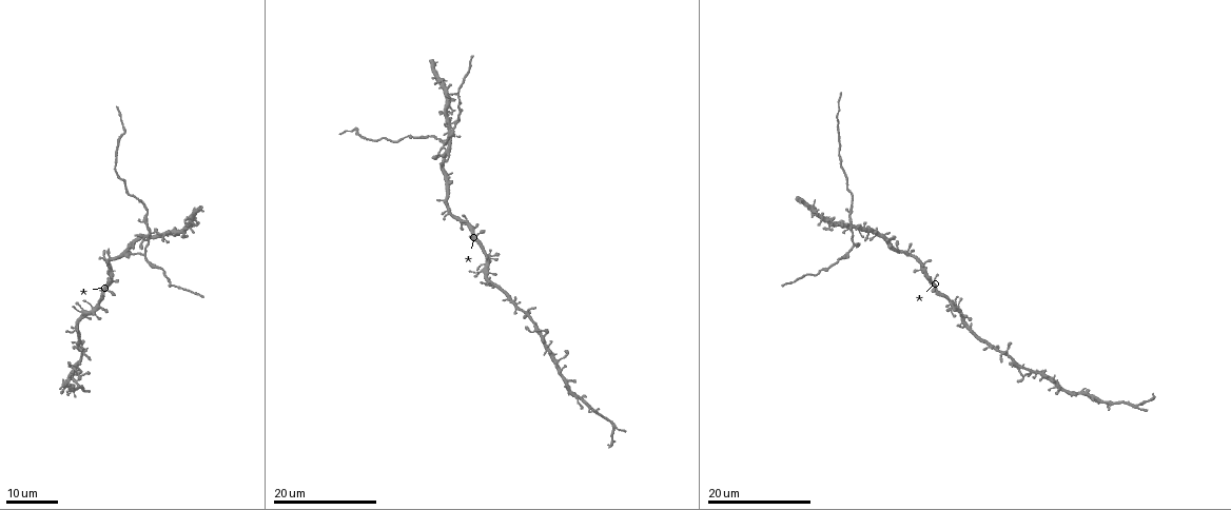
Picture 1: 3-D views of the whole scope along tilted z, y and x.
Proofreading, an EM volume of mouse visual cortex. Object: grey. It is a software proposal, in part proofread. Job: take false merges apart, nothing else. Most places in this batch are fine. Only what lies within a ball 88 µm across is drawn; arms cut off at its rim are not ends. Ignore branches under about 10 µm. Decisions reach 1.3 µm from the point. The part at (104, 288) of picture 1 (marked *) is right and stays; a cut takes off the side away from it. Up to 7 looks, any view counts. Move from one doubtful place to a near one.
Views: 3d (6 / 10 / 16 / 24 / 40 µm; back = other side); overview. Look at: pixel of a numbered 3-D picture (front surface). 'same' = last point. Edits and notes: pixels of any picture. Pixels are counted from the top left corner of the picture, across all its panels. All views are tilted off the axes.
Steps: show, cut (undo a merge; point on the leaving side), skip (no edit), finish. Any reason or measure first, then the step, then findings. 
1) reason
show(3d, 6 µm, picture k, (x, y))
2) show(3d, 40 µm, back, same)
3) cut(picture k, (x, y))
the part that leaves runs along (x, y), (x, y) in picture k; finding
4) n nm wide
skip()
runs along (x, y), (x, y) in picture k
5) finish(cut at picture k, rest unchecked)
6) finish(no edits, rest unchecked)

thick turns thin
show(3d, 16 µm, picture 1, (819, 270))

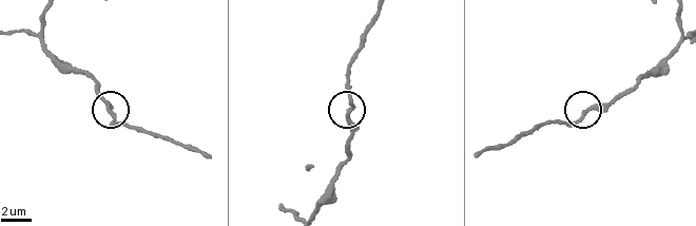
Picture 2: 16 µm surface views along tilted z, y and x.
show(3d, 10 µm, picture 2, (347, 111))

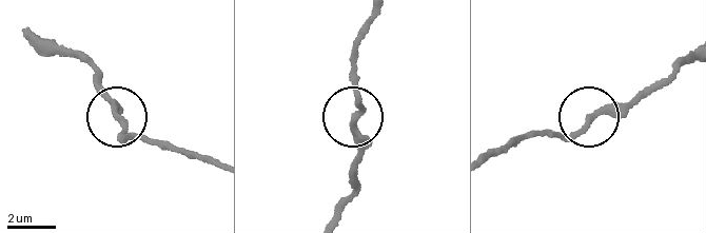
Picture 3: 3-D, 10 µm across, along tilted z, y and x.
skip()
runs along (53, 41), (95, 68), (117, 105), (121, 136), (134, 139) in picture 3; continuous, no second neuron

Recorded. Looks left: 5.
show(3d, 16 µm, picture 1, (819, 216))

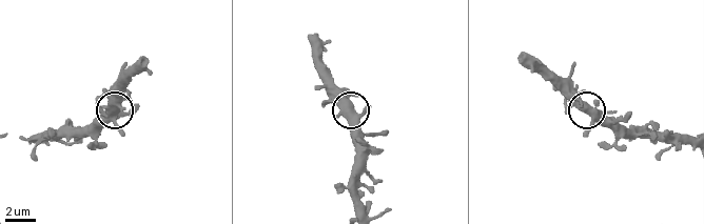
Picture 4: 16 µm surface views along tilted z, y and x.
closer look
show(3d, 10 µm, picture 4, (109, 111))

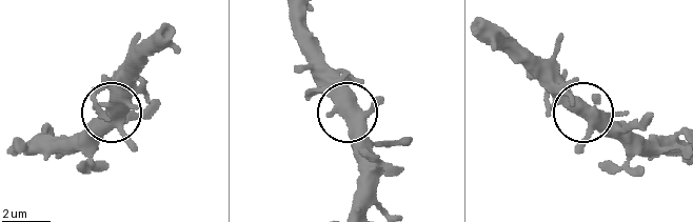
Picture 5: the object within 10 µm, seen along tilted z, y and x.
skip()
runs along (365, 208), (359, 140), (318, 51) in picture 5; all the same neuron

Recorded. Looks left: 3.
sudden change in width
show(3d, 24 µm, picture 1, (843, 257))

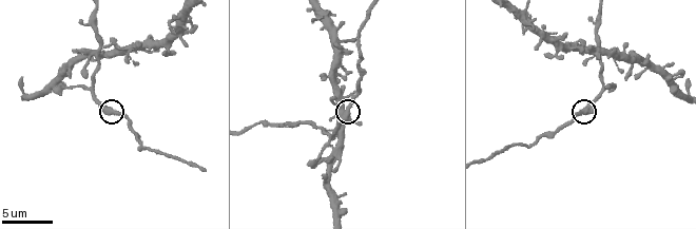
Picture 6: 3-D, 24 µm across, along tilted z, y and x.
show(3d, 10 µm, picture 6, (115, 110))

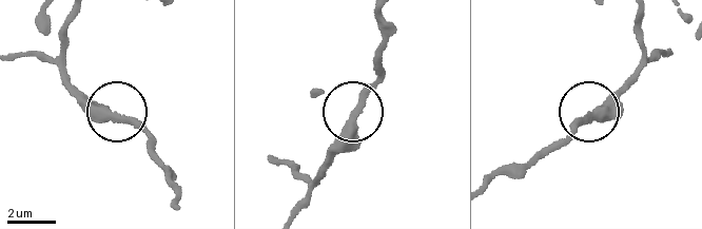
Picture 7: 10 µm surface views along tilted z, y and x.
skip()
runs along (639, 15), (637, 68), (609, 106), (578, 119), (565, 141) in picture 7; continuous, no second neuron

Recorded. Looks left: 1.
finish(no edits, rest unchecked)

